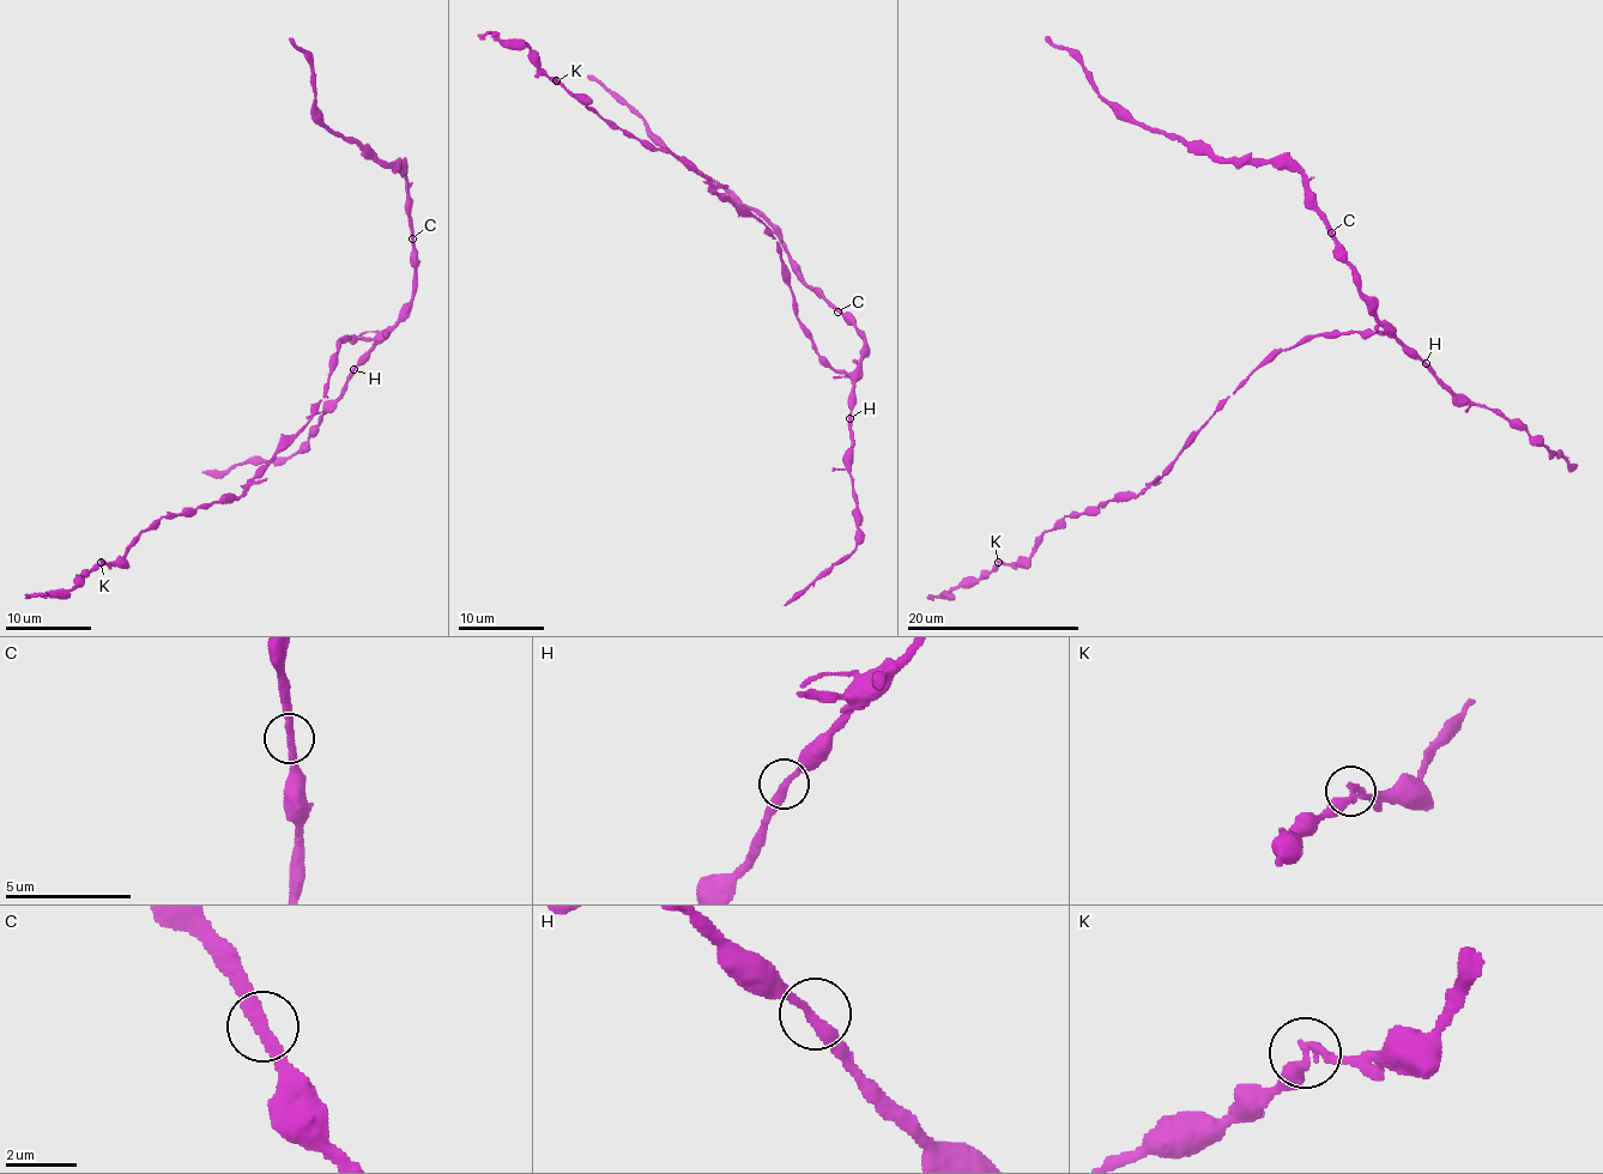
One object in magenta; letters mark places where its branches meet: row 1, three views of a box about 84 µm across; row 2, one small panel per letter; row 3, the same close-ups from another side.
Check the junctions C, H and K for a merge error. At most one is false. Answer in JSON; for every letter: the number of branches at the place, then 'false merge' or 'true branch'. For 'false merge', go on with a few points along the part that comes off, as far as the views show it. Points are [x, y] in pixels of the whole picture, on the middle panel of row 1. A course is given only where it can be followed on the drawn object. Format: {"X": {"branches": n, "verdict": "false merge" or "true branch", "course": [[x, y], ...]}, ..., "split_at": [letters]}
{"C": {"branches": 2, "verdict": "true branch"}, "H": {"branches": 2, "verdict": "true branch"}, "K": {"branches": 2, "verdict": "true branch"}, "split_at": []}

